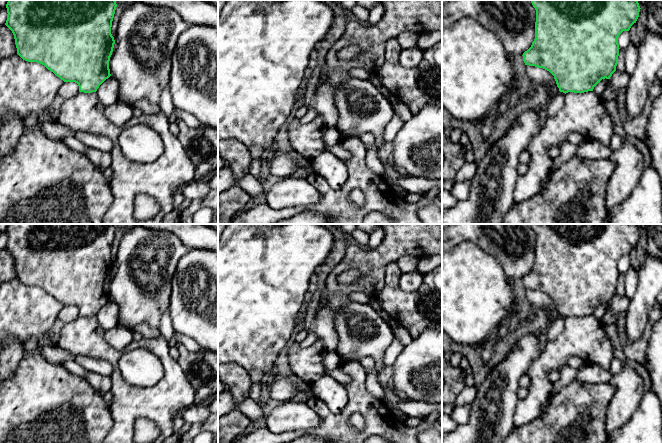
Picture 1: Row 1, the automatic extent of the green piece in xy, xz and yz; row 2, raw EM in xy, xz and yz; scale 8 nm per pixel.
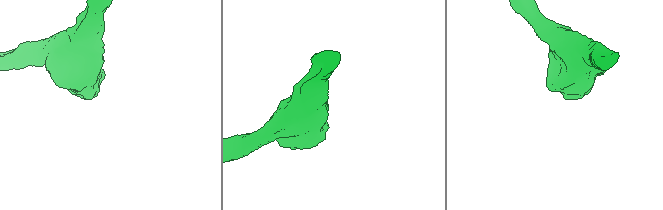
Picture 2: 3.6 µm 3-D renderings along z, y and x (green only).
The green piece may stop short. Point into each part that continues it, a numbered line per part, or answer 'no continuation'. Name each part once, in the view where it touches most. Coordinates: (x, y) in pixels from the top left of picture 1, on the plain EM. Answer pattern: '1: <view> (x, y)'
no continuation

